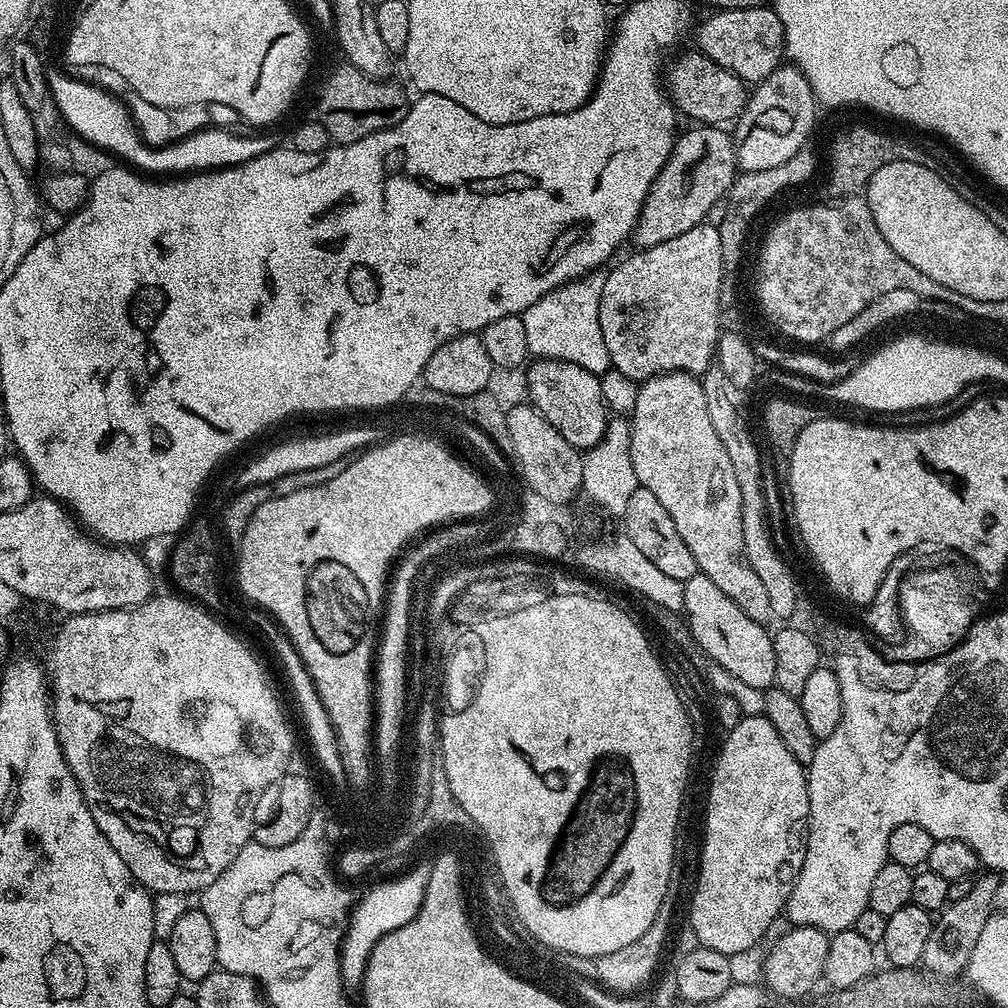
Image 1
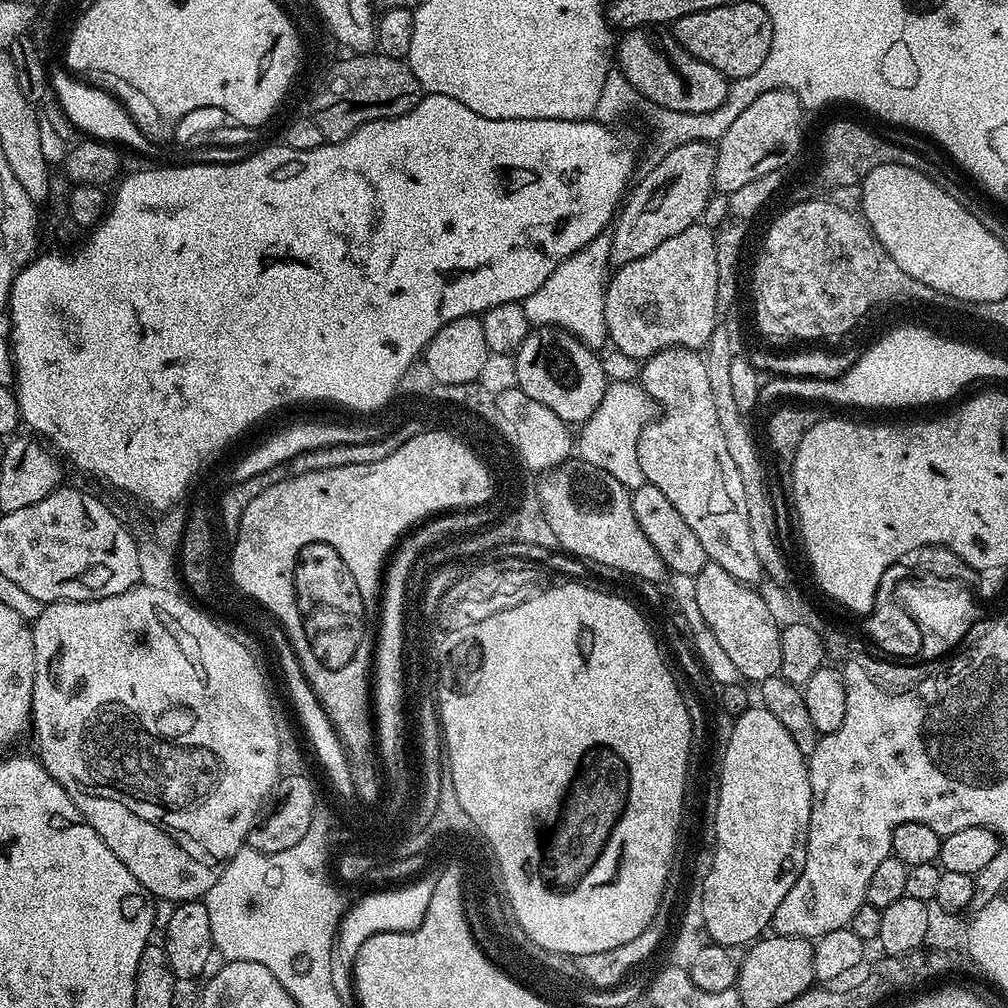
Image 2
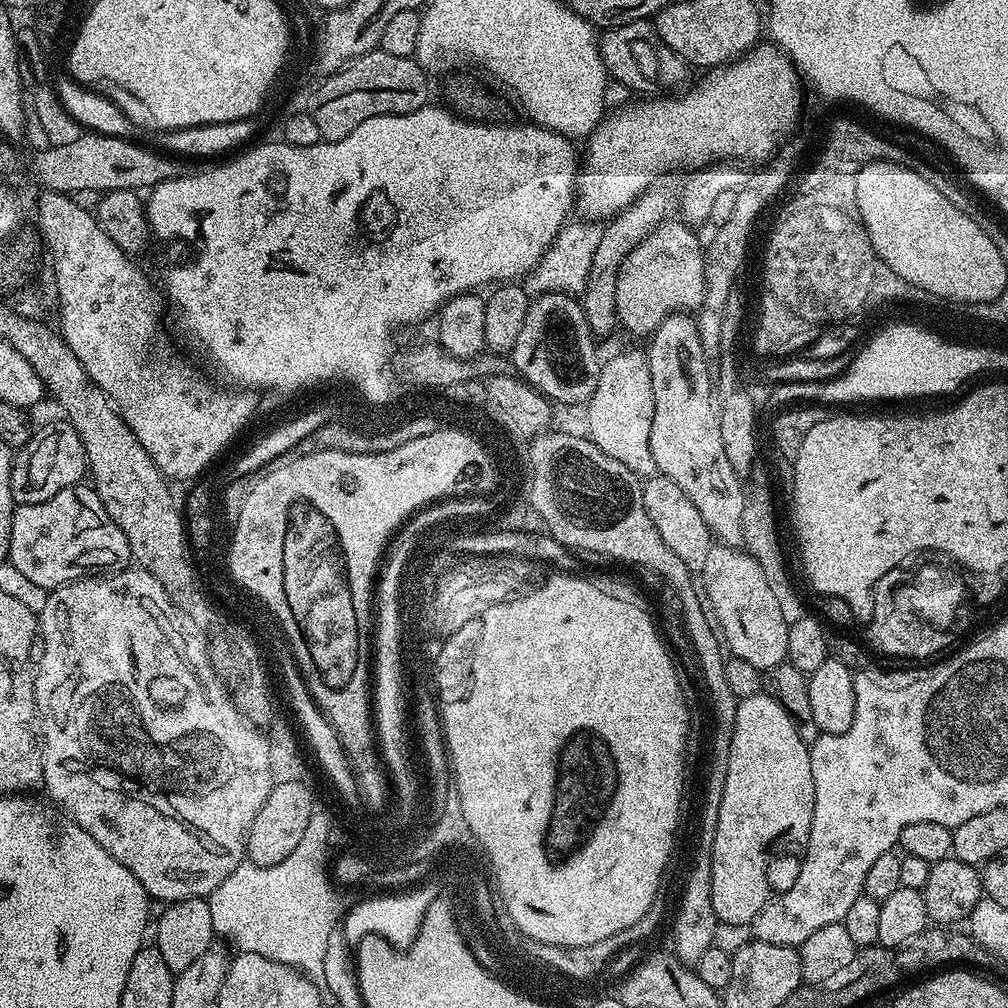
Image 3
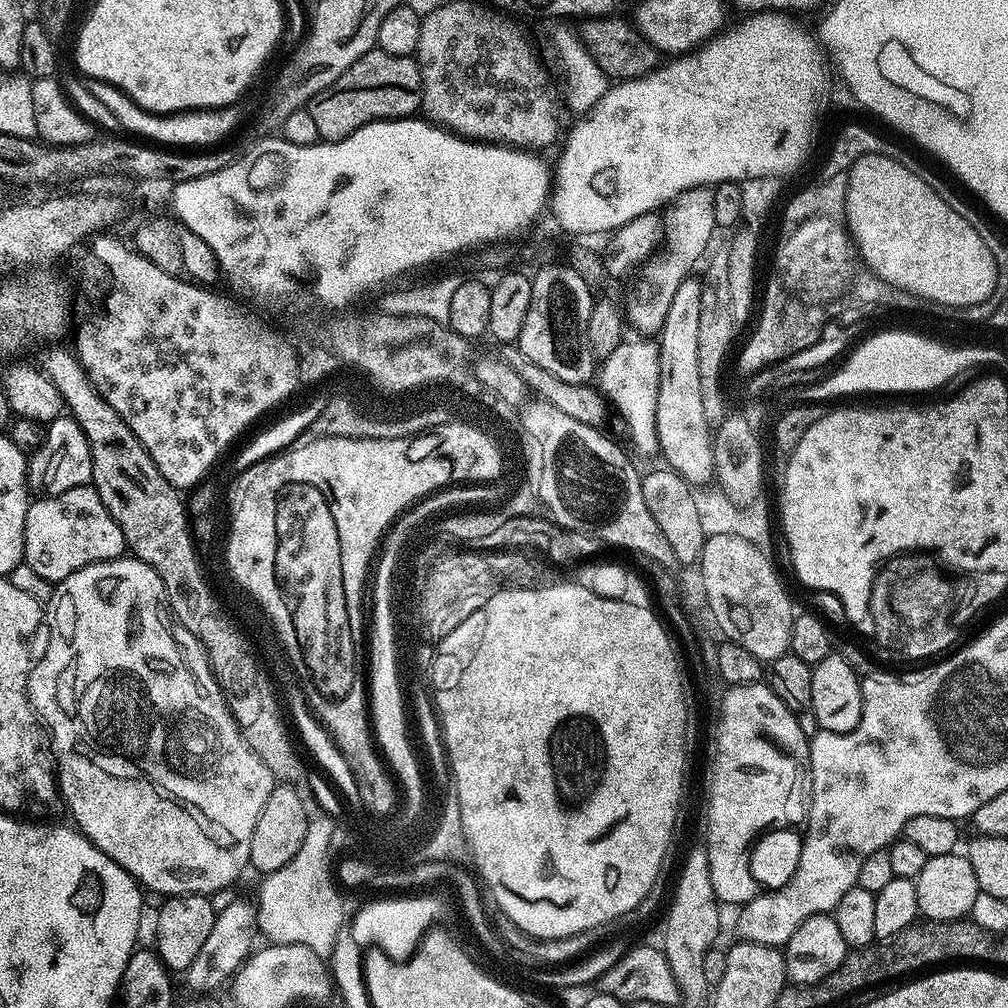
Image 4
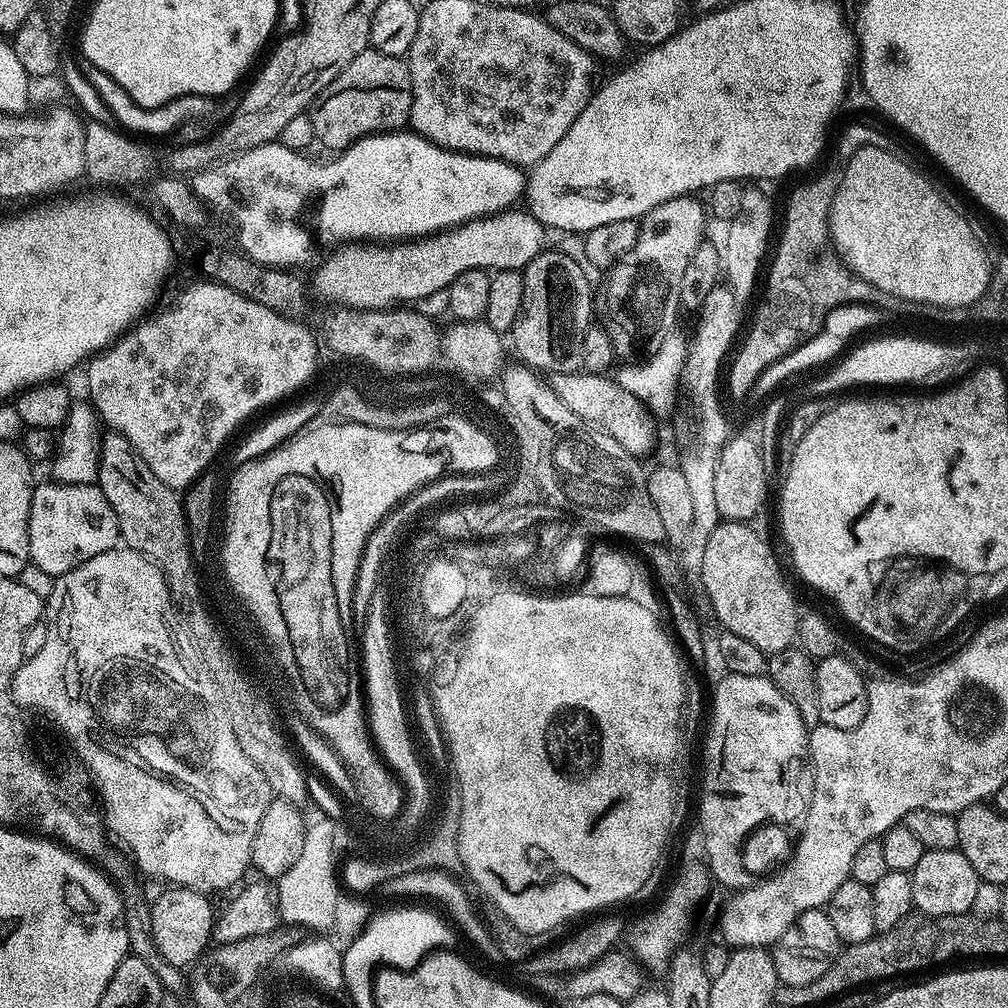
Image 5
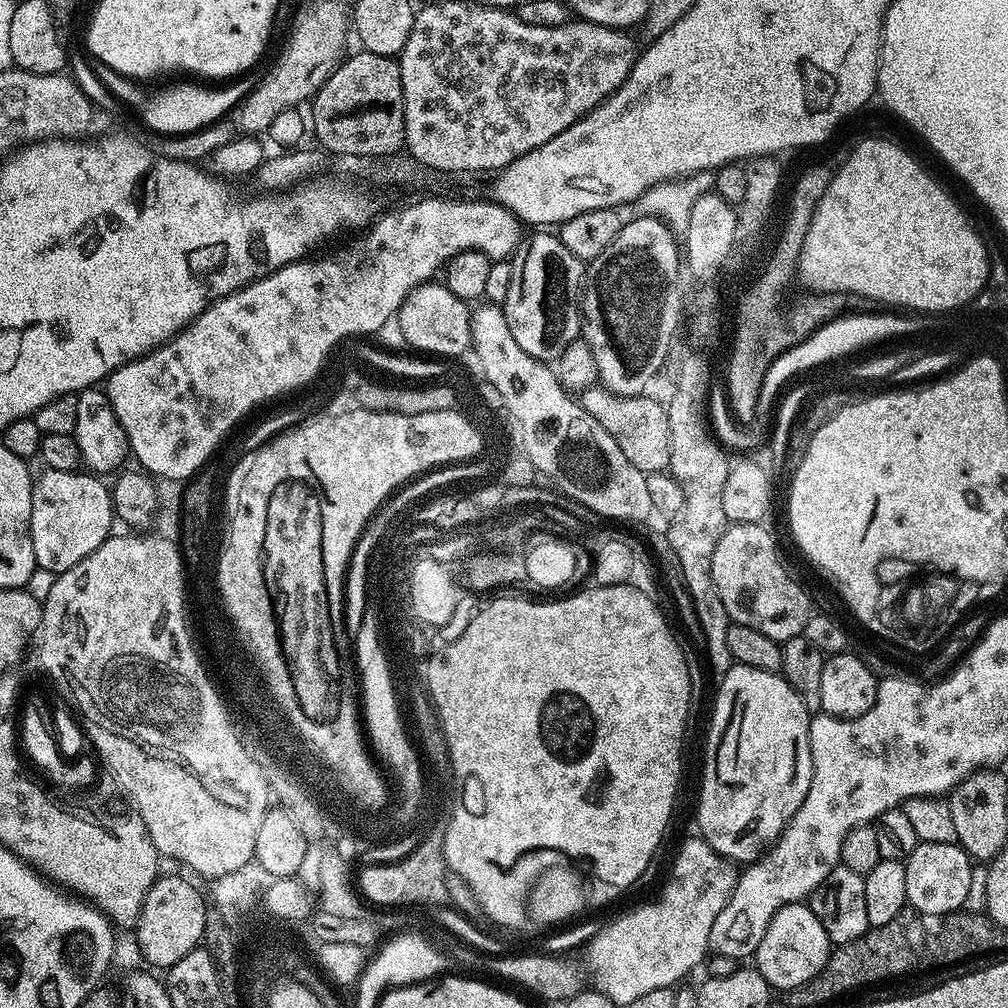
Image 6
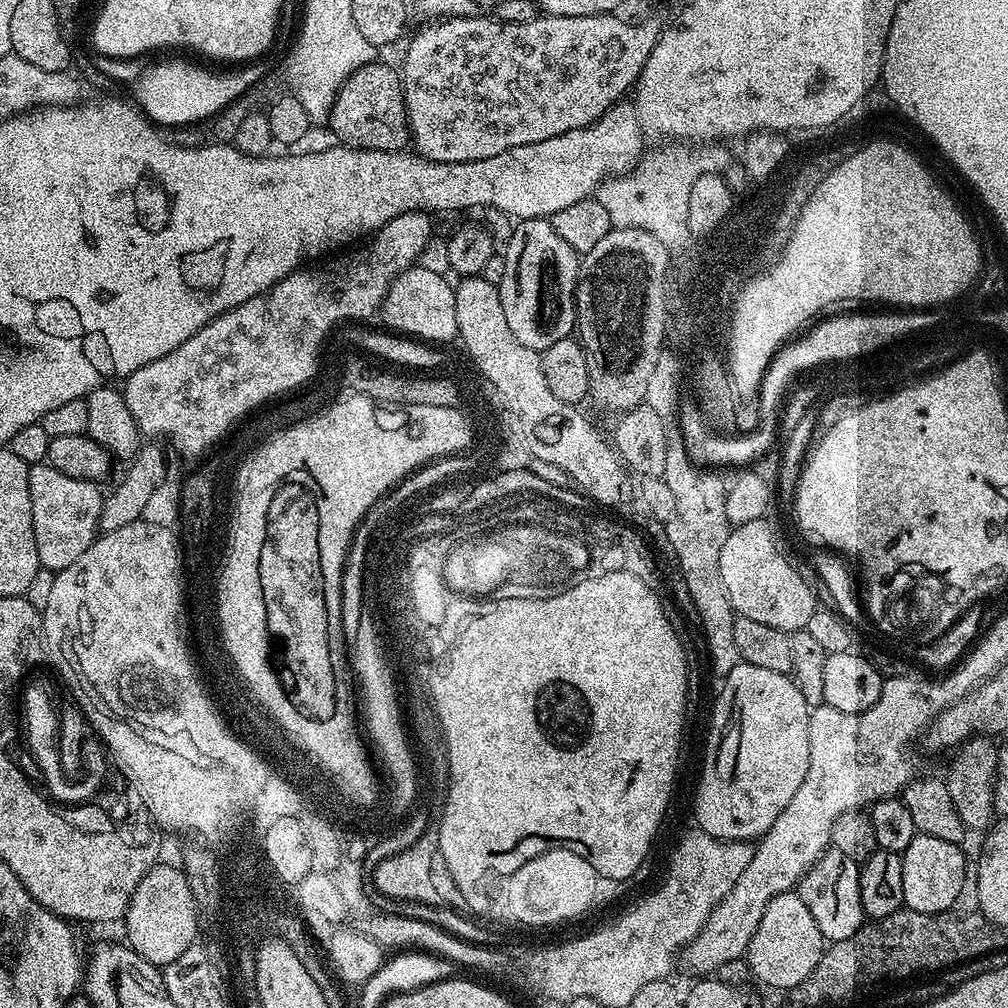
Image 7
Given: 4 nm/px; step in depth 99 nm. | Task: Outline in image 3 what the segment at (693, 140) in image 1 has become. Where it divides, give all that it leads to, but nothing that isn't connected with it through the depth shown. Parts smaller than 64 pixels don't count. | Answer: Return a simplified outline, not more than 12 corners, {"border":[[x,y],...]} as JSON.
{"border":[[661,178],[604,224],[582,293],[593,337],[617,331],[622,262],[680,210]]}

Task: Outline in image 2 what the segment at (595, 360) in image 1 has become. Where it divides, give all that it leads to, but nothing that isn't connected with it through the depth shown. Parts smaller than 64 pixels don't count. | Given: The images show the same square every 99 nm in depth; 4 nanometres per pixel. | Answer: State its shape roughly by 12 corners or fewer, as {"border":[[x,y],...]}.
{"border":[[611,233],[523,300],[531,325],[607,343]]}

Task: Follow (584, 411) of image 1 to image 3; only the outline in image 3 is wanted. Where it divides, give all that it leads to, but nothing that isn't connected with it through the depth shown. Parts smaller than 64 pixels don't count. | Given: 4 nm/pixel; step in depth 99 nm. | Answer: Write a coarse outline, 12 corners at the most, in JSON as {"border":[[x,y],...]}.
{"border":[[575,295],[528,305],[510,364],[557,405],[583,405],[602,367]]}

